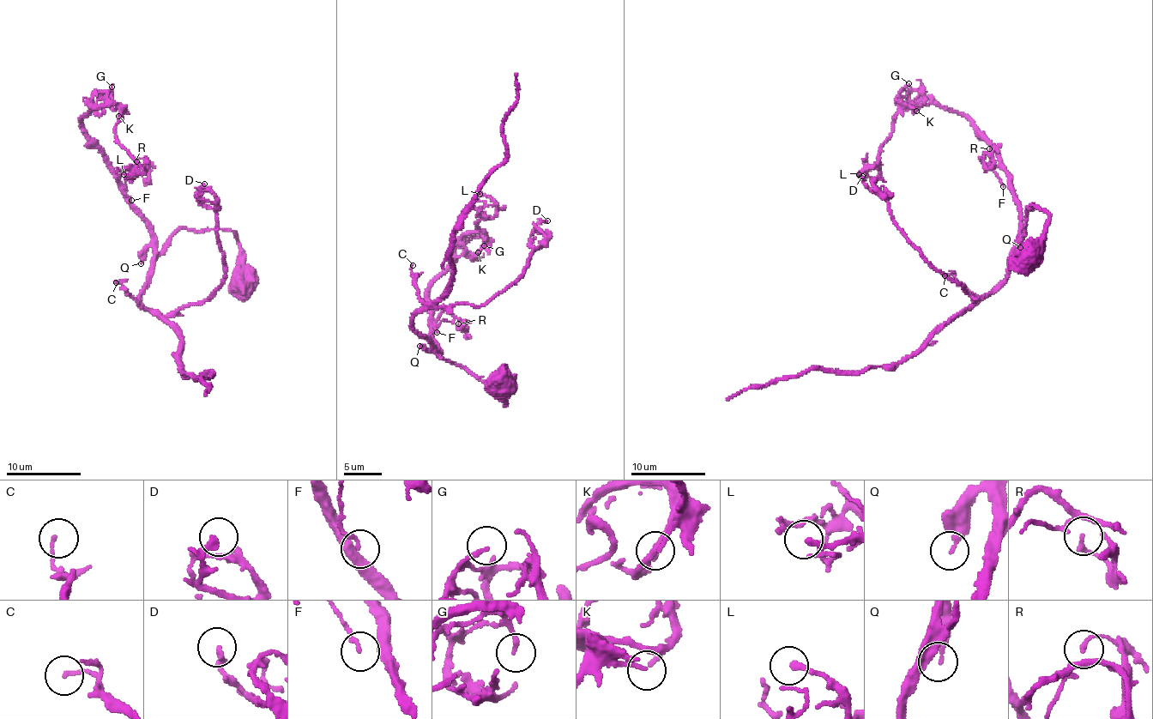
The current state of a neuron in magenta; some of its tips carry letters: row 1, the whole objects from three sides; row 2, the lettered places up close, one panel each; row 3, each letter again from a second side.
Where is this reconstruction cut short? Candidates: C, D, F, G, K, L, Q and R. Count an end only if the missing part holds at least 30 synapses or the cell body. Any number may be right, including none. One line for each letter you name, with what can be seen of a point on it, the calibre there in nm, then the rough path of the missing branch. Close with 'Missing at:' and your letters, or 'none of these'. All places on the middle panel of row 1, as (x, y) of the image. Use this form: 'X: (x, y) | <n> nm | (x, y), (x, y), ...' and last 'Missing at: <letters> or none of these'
Missing at: none of these

